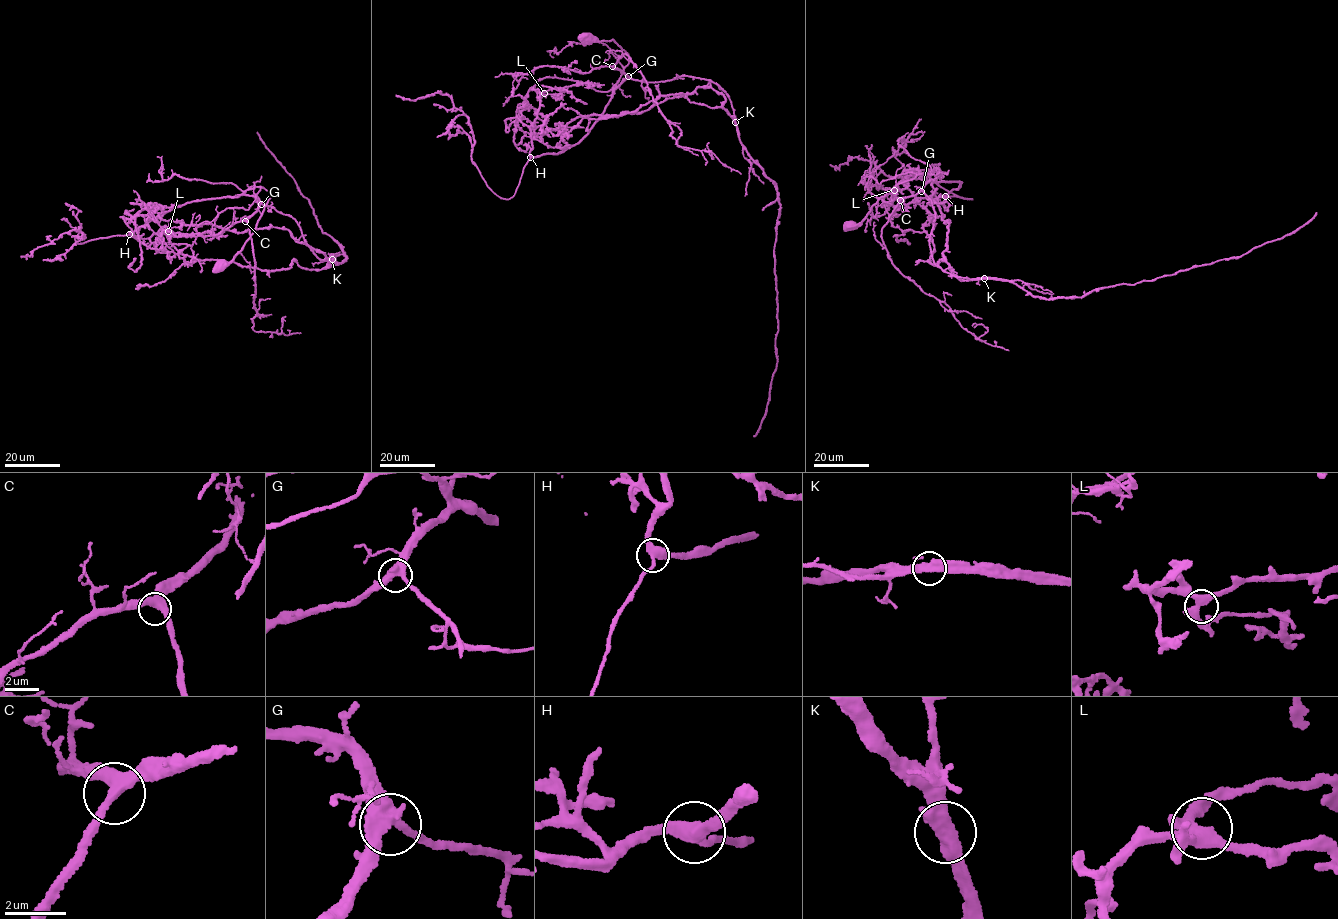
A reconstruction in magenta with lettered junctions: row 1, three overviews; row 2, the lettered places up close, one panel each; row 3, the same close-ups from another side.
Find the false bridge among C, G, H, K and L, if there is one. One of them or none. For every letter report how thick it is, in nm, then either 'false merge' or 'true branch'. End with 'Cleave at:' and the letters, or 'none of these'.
C: 380 nm thick; true branch
G: 400 nm thick; true branch
H: 360 nm thick; true branch
K: 360 nm thick; false merge
L: 380 nm thick; true branch
Cleave at: K

